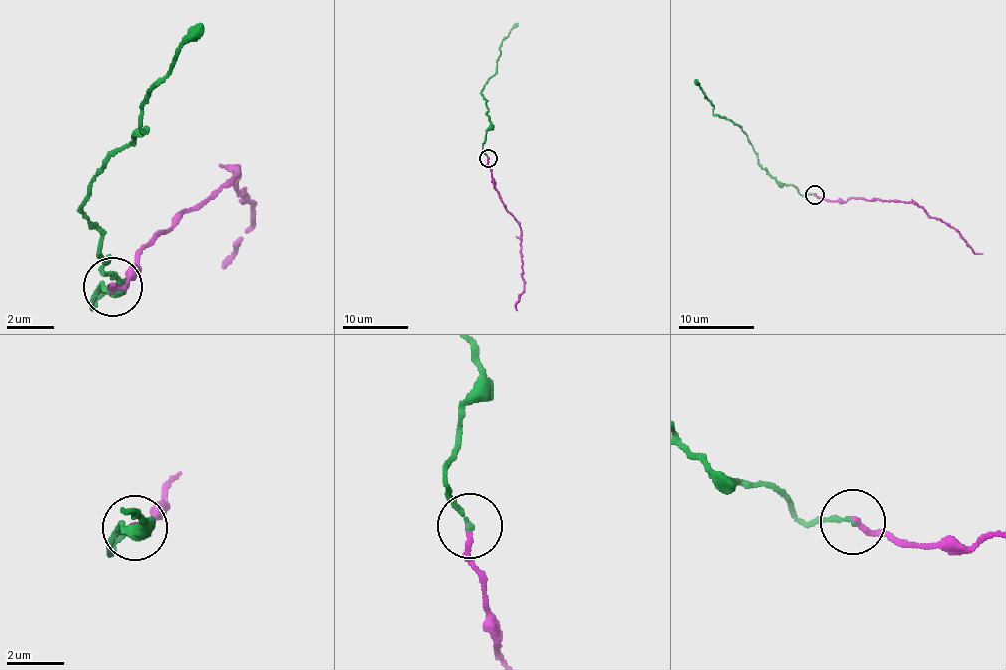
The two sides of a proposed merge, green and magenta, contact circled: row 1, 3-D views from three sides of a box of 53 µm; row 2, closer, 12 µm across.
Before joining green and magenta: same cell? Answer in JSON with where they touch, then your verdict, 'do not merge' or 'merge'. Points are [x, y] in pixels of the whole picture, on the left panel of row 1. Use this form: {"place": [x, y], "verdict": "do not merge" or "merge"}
{"place": [113, 287], "verdict": "merge"}

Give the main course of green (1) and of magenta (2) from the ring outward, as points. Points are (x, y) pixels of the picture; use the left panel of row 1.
1: (114, 286), (90, 305), (117, 279), (81, 206), (98, 168), (133, 145), (143, 93), (201, 23)
2: (114, 286), (177, 214), (231, 182), (238, 164), (239, 193), (245, 187), (253, 230), (230, 254)

